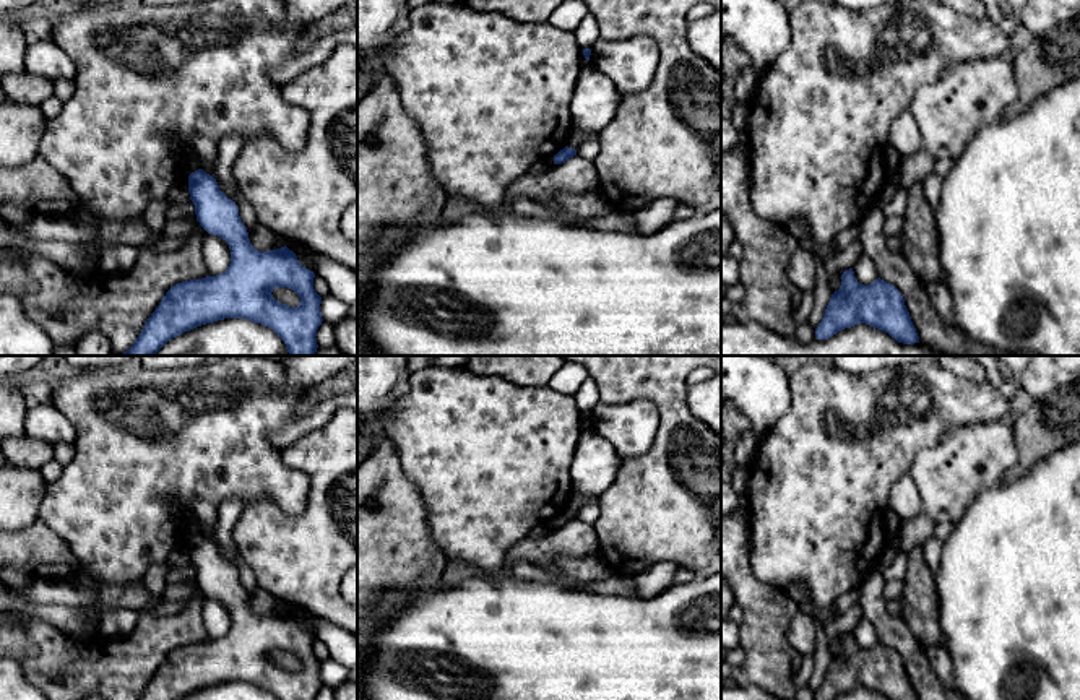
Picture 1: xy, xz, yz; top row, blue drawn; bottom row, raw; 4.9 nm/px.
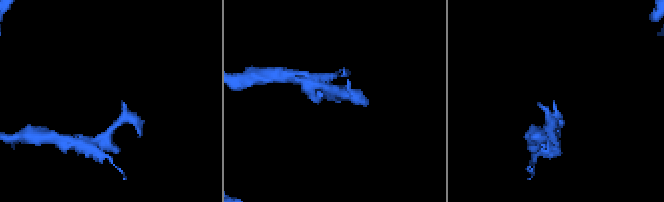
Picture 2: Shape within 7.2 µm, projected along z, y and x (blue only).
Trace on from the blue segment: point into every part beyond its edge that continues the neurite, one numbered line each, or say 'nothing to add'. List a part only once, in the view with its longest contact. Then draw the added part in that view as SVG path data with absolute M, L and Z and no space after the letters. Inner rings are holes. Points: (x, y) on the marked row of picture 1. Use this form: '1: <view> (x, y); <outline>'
nothing to add

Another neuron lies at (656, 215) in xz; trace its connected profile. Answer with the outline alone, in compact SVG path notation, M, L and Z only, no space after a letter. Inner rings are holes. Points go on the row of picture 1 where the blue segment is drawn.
M671 198L654 200L635 211L635 232L654 234L674 221L679 201Z

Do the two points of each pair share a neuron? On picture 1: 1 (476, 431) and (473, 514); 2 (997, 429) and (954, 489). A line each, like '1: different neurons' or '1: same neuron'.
1: same neuron
2: same neuron

